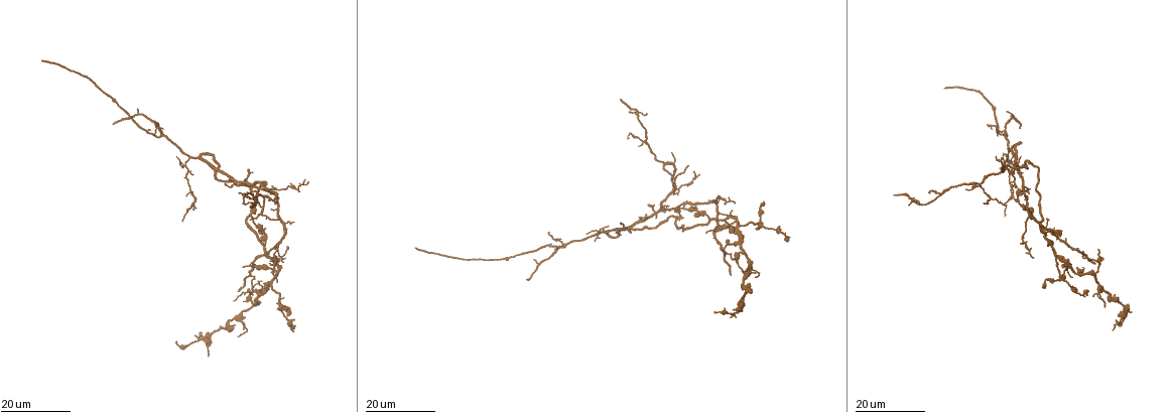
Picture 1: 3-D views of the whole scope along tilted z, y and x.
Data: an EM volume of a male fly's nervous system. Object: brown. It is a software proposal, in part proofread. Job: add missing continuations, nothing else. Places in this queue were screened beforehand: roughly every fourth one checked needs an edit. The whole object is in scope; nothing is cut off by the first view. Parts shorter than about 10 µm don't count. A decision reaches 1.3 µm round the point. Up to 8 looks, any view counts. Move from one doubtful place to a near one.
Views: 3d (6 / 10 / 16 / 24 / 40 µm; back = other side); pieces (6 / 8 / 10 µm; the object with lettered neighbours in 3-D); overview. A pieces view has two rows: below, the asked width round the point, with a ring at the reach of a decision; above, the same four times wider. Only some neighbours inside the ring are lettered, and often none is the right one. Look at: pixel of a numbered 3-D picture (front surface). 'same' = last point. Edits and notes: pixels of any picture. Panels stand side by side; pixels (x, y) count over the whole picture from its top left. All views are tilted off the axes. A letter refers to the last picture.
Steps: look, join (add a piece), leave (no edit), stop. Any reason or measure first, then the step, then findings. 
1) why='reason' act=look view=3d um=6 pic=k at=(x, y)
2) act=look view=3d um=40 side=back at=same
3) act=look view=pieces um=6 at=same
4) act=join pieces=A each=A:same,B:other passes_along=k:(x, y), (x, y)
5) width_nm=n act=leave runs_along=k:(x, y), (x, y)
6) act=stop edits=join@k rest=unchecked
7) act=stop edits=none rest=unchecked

why='end of a long branch' act=look view=3d um=16 pic=1 at=(246, 192)

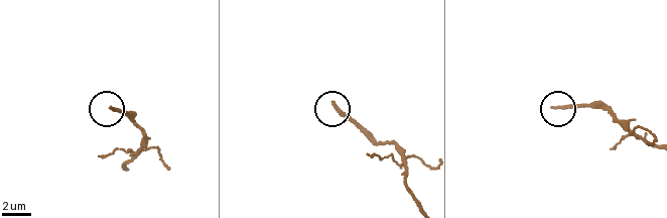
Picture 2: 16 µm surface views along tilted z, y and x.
act=look view=pieces um=10 pic=2 at=(553, 108)

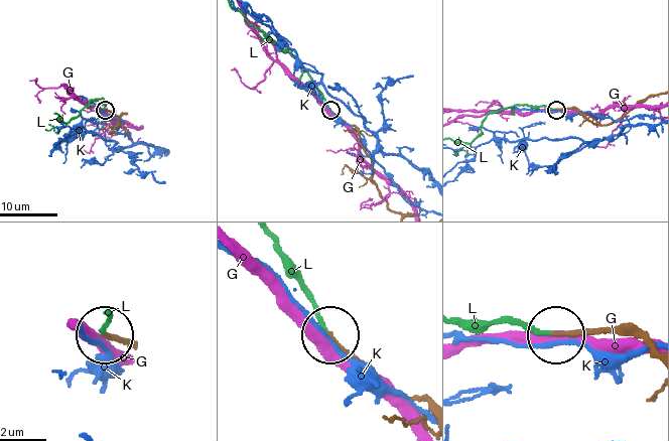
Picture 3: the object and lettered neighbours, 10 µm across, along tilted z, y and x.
act=join pieces=L each=G:other,K:other,L:same passes_along=3:(572, 109), (523, 105), (495, 111), (483, 121), (474, 140) found='the neuron continues'

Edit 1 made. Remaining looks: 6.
act=look view=overview

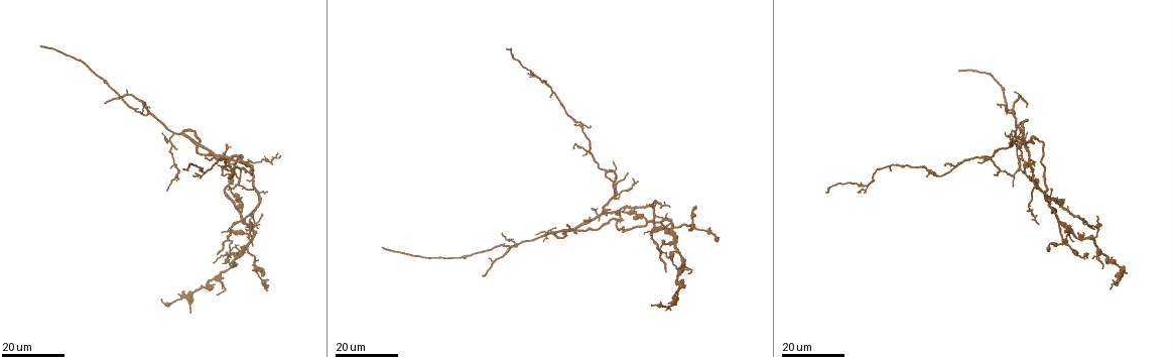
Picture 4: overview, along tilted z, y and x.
why='branch stops here' act=look view=3d um=24 pic=4 at=(583, 222)

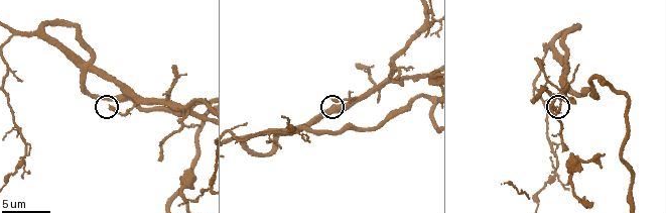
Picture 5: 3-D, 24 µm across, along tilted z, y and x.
act=look view=pieces um=10 pic=5 at=(332, 101)

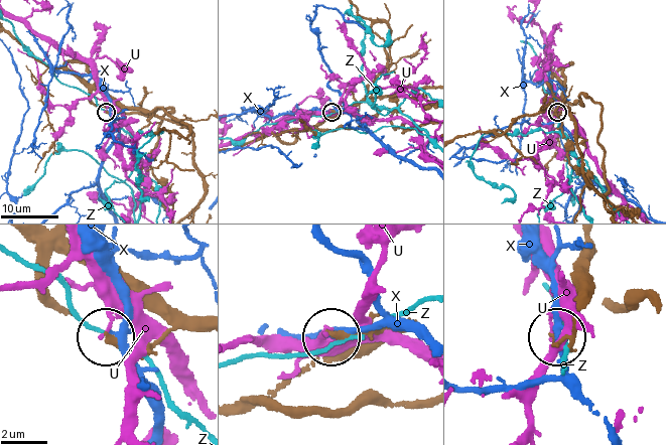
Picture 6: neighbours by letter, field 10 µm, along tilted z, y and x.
width_nm=240 act=leave each=U:other,X:other,Z:other runs_along=6:(52, 298), (65, 251), (167, 322), (134, 354), (108, 338) found='no lettered piece goes on from it'

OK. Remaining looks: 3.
why='free end' act=look view=3d um=16 pic=1 at=(730, 316)

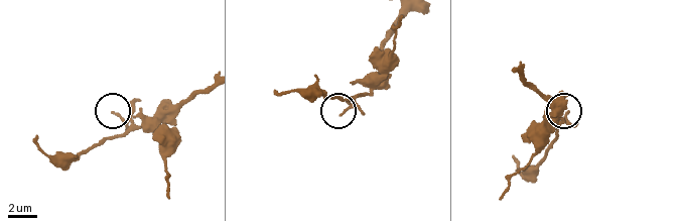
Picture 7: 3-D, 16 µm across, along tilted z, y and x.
act=look view=3d um=10 pic=7 at=(114, 115)

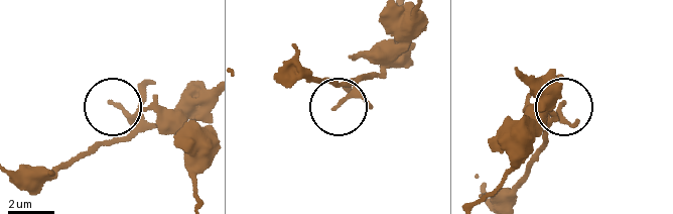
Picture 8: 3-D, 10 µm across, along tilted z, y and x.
act=look view=pieces um=6 pic=8 at=(110, 105)

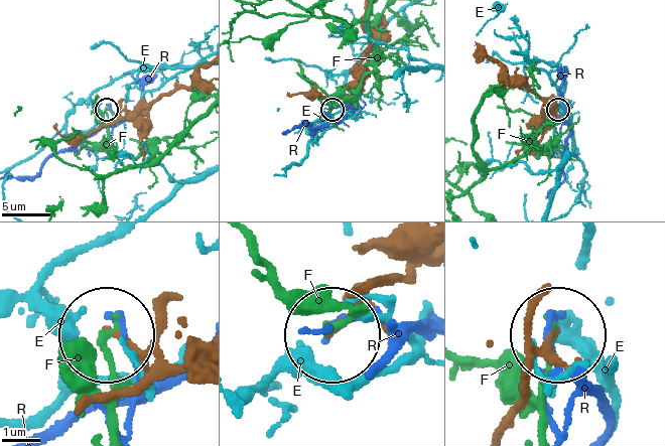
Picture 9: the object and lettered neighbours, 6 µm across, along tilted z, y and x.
act=leave each=E:other,F:other,R:other found='none of them fits'

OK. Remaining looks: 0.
act=stop edits=join@3 rest=unchecked

